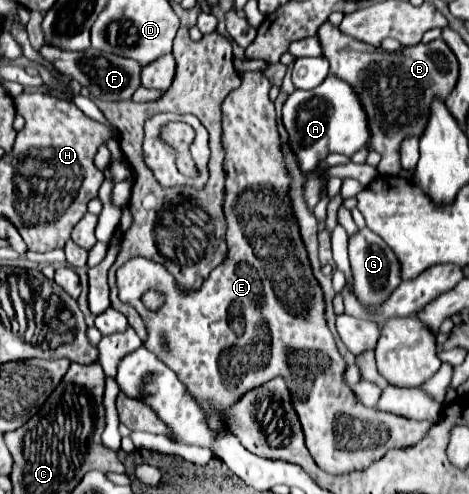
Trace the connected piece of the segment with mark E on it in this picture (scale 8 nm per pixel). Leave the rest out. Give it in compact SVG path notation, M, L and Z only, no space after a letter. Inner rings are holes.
M244 72L240 78L242 86L230 92L222 102L222 146L226 154L224 214L228 220L226 242L230 242L226 260L210 272L210 276L198 290L182 290L178 288L176 278L162 264L150 262L148 258L132 258L116 272L120 300L140 312L148 330L144 346L152 350L162 362L166 362L170 370L176 372L192 398L204 408L206 422L214 434L228 432L226 412L234 406L234 402L238 402L252 388L258 388L268 380L282 376L290 390L292 406L302 424L306 448L318 468L336 476L350 474L350 468L366 468L394 446L408 446L422 440L426 428L430 428L432 422L406 420L396 414L366 408L356 402L350 388L344 384L342 374L346 364L326 326L324 296L312 276L306 248L300 240L298 224L292 216L286 194L290 176L282 164L274 102L268 98L272 84L262 72ZM148 288L156 288L166 294L166 304L162 306L162 310L150 312L144 308L140 296ZM160 334L166 336L166 348L162 348L160 344Z

